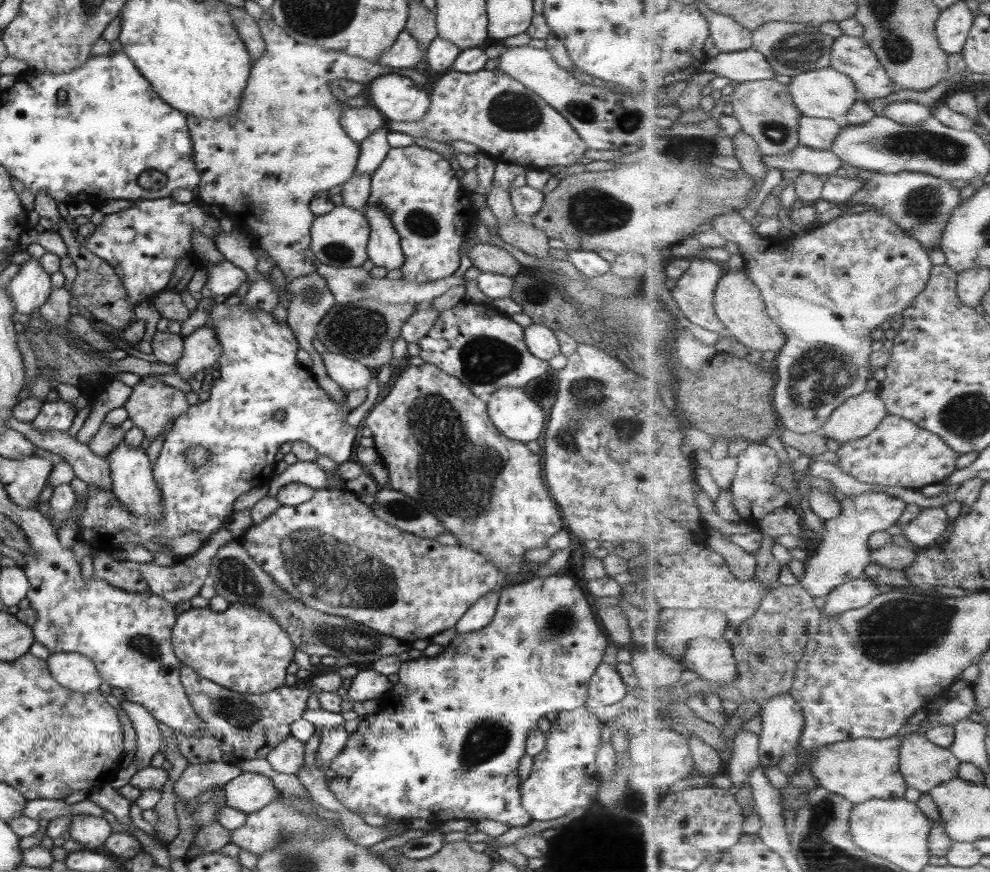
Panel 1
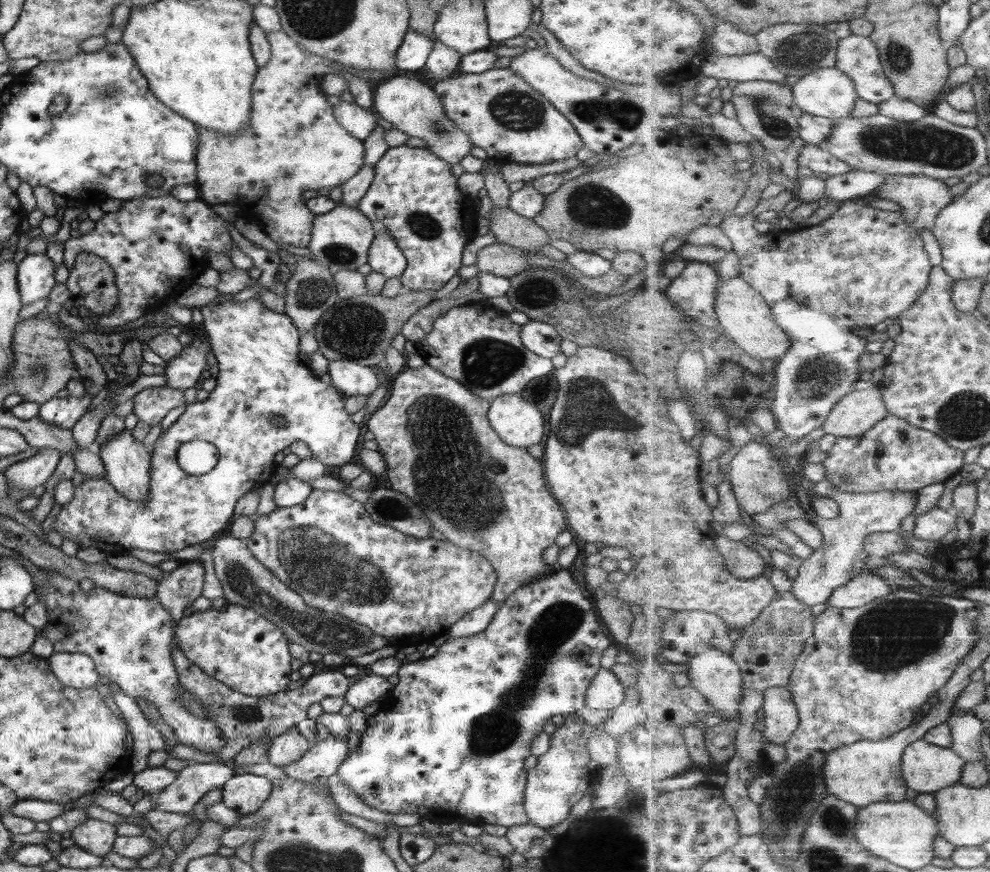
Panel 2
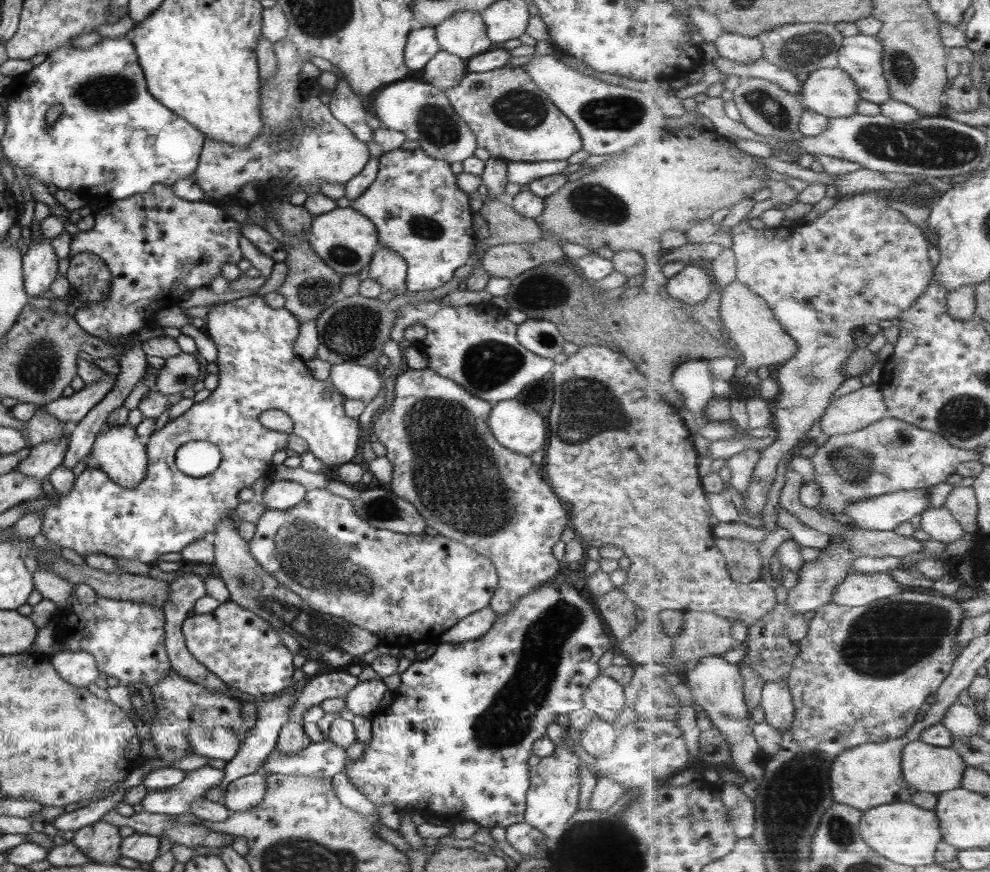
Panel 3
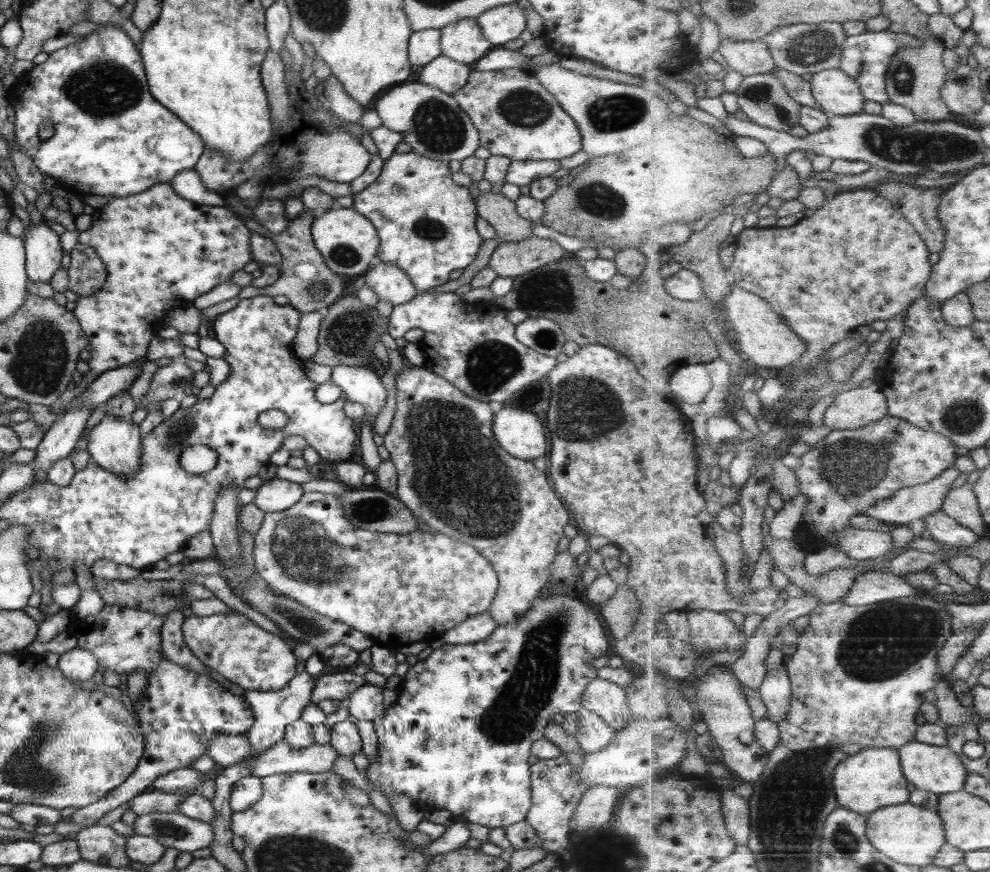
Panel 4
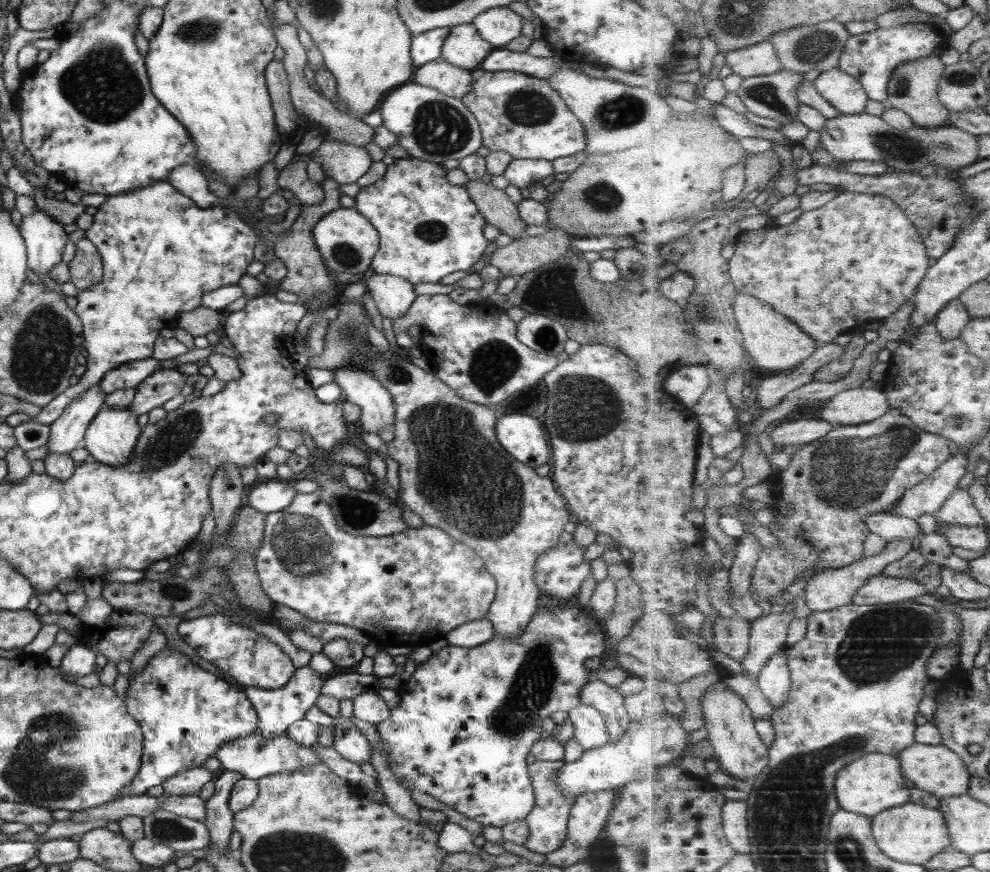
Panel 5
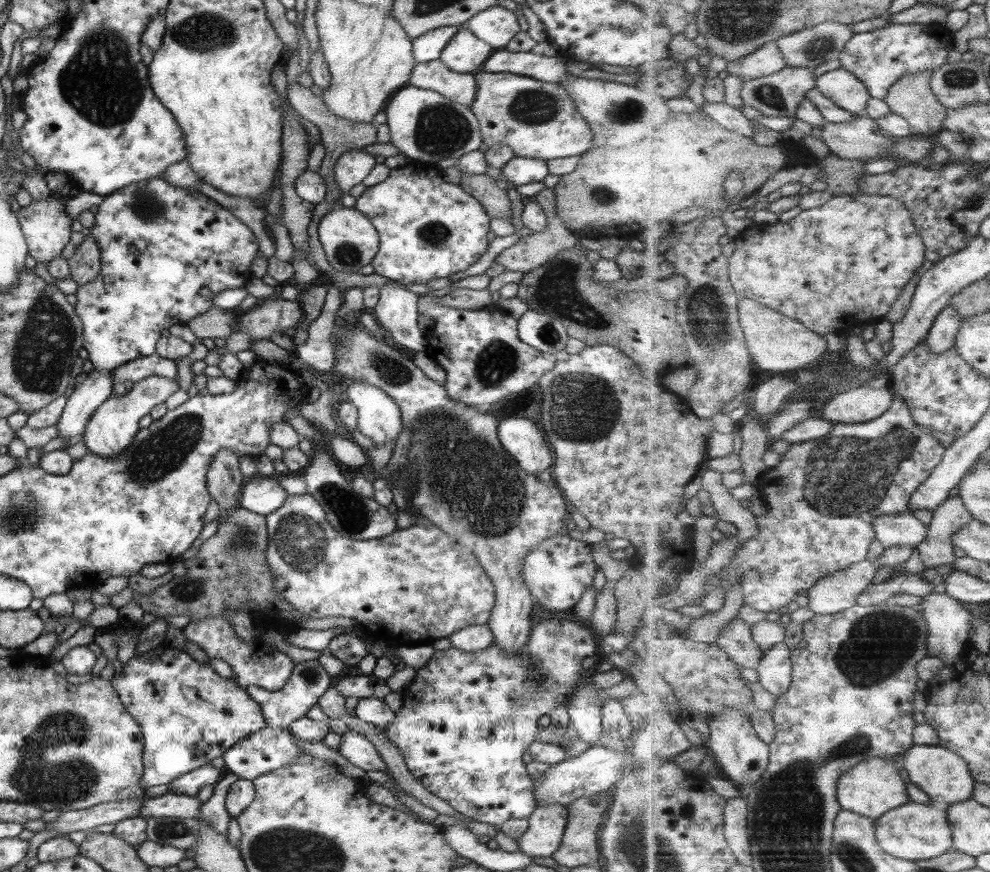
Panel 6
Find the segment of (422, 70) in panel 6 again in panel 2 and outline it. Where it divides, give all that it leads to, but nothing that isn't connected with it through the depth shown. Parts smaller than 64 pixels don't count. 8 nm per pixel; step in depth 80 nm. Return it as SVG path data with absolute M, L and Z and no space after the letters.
M433 39L432 43L433 46L427 55L424 68L432 80L437 82L447 80L447 78L457 74L461 55L437 39Z

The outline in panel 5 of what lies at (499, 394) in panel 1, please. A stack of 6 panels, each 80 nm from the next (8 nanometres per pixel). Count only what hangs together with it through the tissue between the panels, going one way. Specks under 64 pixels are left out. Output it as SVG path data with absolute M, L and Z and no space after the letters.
M505 414L495 424L495 435L497 443L527 468L550 463L547 436L539 420L527 414Z

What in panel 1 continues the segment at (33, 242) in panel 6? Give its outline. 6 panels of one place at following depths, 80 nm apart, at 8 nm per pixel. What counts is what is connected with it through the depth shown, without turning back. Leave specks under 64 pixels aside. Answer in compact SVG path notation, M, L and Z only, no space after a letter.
M32 258L15 267L16 273L6 284L6 293L12 302L12 309L17 314L31 314L42 304L52 291L49 275Z

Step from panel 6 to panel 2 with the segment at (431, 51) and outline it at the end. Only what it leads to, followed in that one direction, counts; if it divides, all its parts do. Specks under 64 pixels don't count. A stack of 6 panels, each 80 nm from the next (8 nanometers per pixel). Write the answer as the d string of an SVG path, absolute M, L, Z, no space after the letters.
M407 29L402 36L401 44L395 49L395 69L399 71L417 71L424 67L427 55L433 46L433 39L424 34L417 34Z

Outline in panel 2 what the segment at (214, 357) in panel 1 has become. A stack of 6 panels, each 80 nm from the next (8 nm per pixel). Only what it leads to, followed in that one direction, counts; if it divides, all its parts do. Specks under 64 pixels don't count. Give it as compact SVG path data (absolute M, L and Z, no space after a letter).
M192 336L189 345L183 345L181 352L166 361L164 375L167 377L165 387L174 390L191 388L207 365L207 353L210 352L210 342L203 336Z

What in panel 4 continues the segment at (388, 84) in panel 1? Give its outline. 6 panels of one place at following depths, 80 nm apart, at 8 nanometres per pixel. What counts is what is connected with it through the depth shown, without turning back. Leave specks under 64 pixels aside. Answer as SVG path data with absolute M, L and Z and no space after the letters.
M411 82L391 87L375 102L381 125L402 136L402 141L411 146L411 150L431 160L461 161L473 155L478 147L478 132L470 123L469 117L461 112L452 95L441 92L429 85Z

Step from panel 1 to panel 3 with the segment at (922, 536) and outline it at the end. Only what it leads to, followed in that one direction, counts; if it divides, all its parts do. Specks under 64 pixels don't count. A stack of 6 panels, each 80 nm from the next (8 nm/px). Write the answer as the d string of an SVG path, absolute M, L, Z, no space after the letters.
M946 506L927 509L917 521L917 525L931 540L945 545L955 542L967 533Z

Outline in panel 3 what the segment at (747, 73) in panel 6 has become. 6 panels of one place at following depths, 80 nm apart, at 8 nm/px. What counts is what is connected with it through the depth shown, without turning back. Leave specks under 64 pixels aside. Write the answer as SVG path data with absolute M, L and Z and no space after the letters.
M724 31L714 44L723 58L733 60L735 64L751 66L753 62L757 62L761 58L765 60L764 44L757 37Z

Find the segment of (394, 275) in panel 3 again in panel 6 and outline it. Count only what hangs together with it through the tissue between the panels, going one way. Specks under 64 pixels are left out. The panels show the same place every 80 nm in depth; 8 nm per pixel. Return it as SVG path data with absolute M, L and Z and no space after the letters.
M385 283L378 287L379 297L370 310L374 320L403 348L424 350L424 333L417 328L418 295L400 283Z

